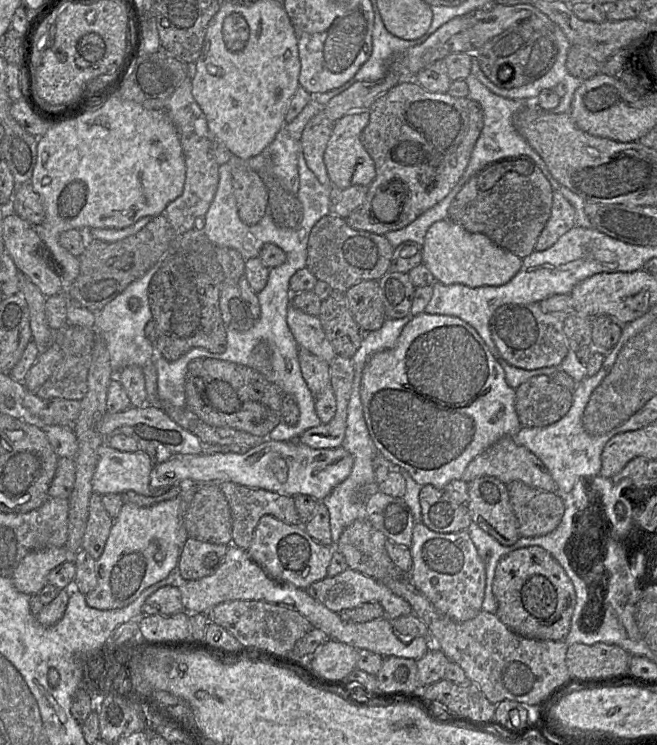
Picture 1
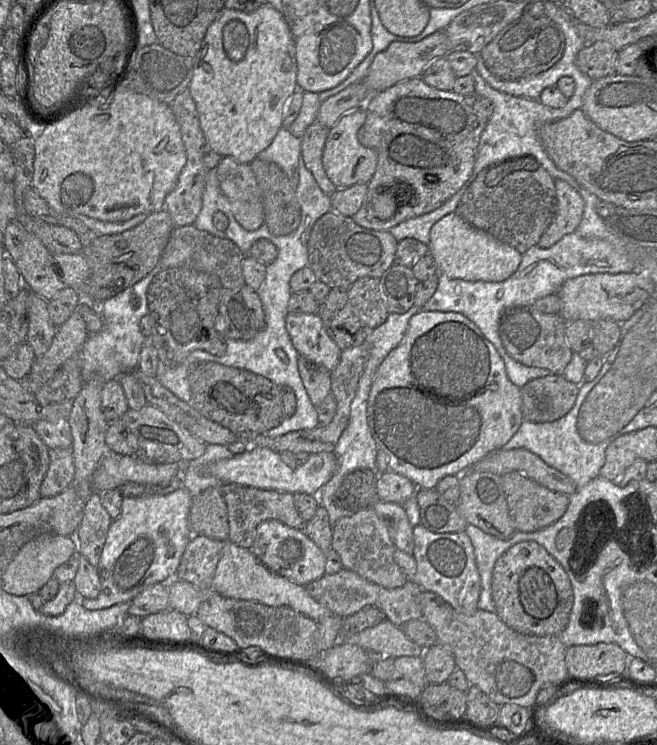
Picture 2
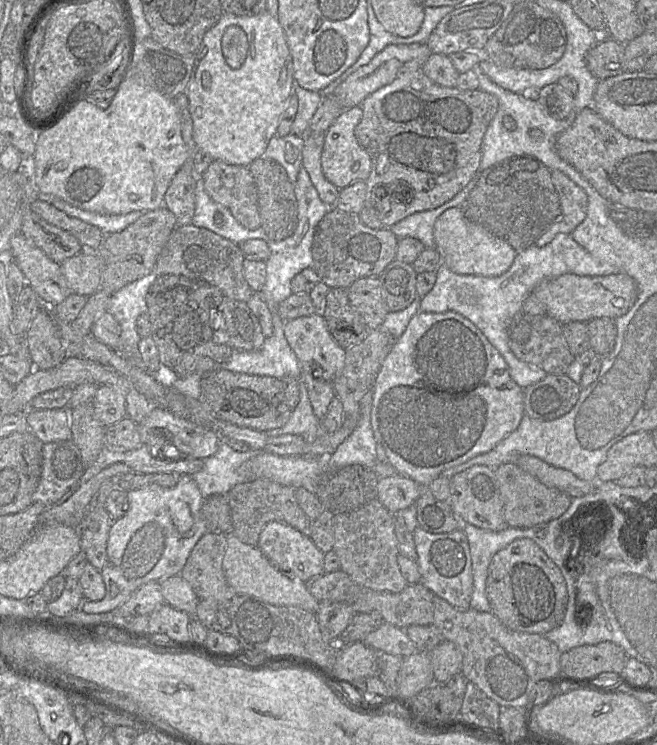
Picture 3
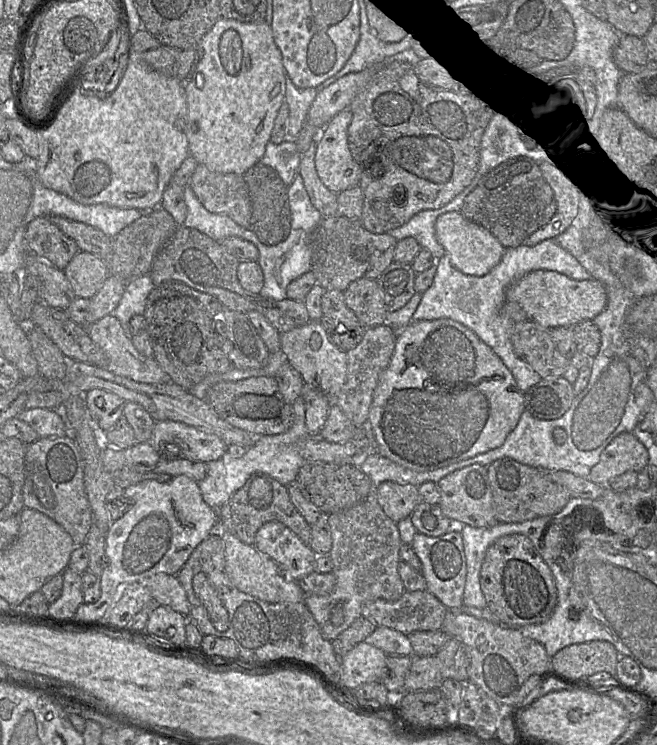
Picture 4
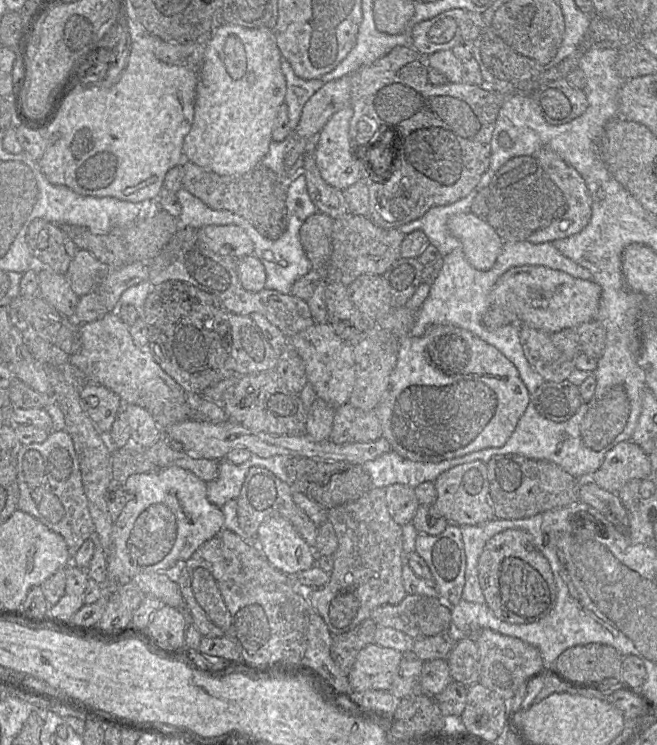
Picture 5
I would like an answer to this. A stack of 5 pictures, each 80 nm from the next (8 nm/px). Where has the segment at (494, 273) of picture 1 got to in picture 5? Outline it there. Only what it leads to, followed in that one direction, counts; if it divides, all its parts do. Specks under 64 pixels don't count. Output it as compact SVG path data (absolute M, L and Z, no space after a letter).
M471 212L452 215L447 221L450 233L460 243L469 264L487 271L495 263L504 242L485 221Z

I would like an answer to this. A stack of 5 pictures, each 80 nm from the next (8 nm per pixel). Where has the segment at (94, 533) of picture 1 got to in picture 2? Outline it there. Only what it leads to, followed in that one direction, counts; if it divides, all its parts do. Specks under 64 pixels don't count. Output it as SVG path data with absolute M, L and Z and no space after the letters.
M92 492L84 507L84 515L75 533L78 554L97 566L112 519L102 505L102 494Z

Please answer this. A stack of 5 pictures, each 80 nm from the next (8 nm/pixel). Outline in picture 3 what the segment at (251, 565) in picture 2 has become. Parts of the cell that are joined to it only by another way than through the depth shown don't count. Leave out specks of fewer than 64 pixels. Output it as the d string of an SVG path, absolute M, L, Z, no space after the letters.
M233 533L226 534L226 550L222 562L226 581L239 594L257 598L274 606L298 607L315 613L319 601L306 589L305 582L274 566L257 548L242 543Z

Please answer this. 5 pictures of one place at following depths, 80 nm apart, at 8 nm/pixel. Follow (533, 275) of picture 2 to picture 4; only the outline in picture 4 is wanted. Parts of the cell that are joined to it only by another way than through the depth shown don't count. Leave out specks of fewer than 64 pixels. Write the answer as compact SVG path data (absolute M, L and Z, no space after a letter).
M556 238L545 240L535 246L520 245L507 248L498 265L484 276L460 272L452 265L450 257L445 254L438 260L434 281L430 288L422 294L421 302L412 321L449 318L466 326L501 358L511 371L518 388L526 392L542 378L514 353L510 335L515 322L502 317L500 310L507 302L506 290L527 273L535 270L556 271L575 280L593 279L578 260L559 245Z

